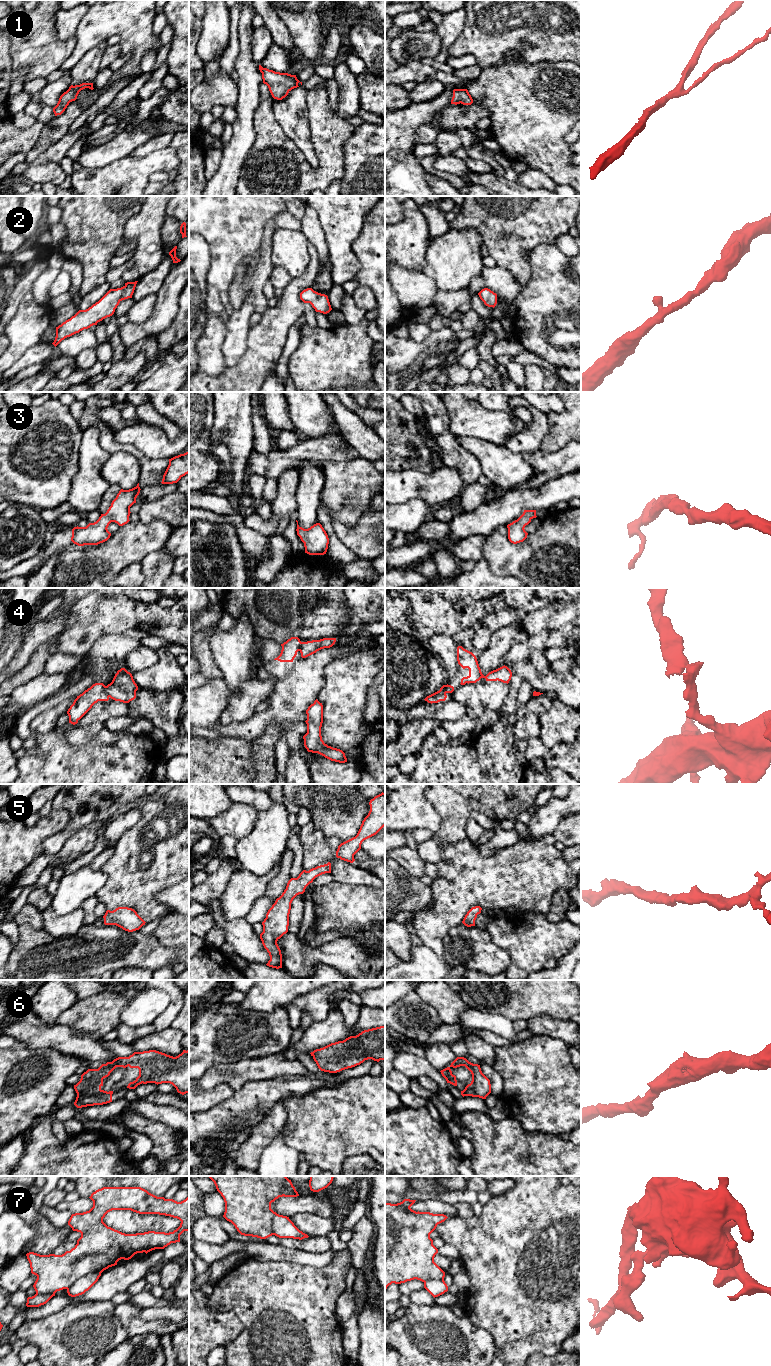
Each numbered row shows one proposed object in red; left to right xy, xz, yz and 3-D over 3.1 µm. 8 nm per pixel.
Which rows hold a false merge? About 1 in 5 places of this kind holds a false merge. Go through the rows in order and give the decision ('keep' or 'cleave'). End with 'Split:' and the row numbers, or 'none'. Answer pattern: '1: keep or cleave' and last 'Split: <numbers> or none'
1: keep
2: keep
3: keep
4: cleave
5: keep
6: keep
7: cleave
Split: 4, 7

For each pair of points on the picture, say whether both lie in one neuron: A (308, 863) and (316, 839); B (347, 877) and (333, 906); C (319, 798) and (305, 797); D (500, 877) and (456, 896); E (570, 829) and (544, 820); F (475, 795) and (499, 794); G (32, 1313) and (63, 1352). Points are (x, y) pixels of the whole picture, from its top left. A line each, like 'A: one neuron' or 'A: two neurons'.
A: one neuron
B: two neurons
C: one neuron
D: one neuron
E: two neurons
F: one neuron
G: two neurons

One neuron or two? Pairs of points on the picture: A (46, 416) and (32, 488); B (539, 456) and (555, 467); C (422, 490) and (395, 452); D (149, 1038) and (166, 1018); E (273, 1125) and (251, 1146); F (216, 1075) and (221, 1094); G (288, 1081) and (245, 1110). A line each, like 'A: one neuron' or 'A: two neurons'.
A: one neuron
B: one neuron
C: two neurons
D: two neurons
E: one neuron
F: two neurons
G: one neuron

